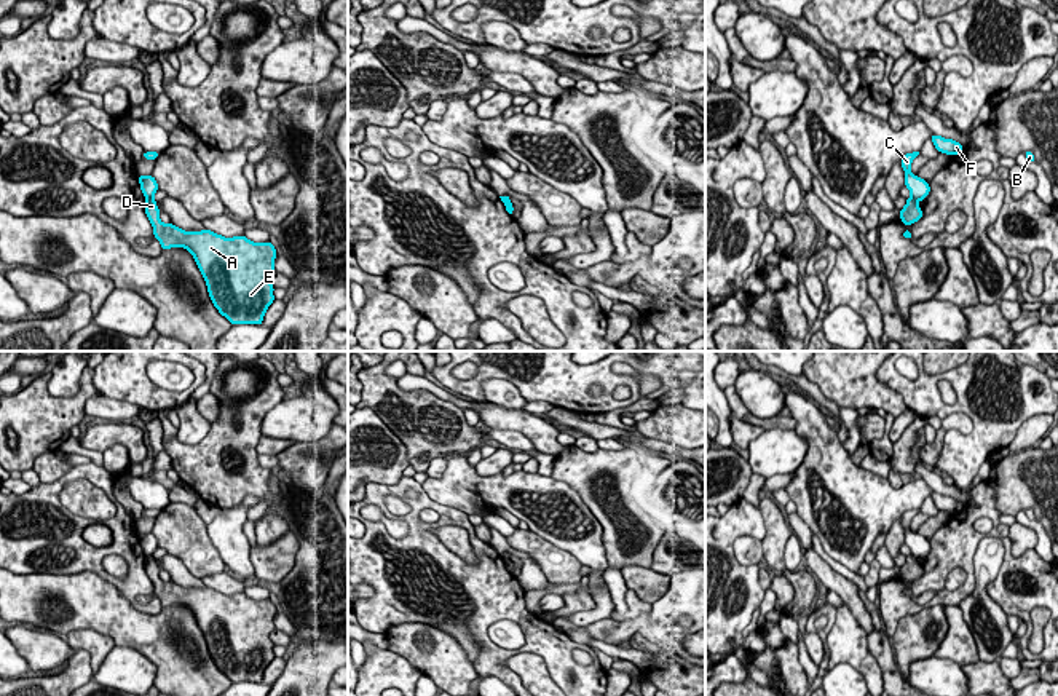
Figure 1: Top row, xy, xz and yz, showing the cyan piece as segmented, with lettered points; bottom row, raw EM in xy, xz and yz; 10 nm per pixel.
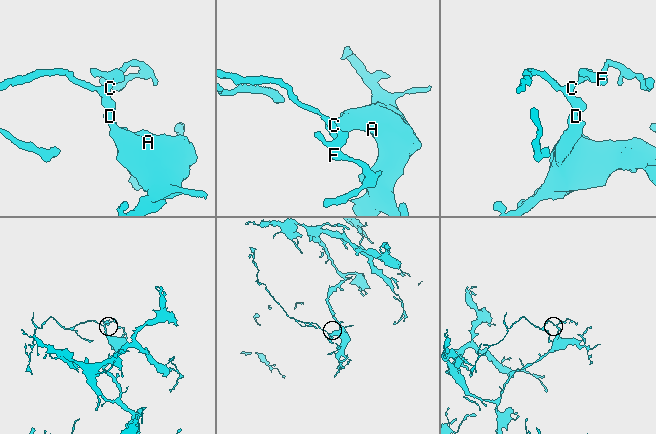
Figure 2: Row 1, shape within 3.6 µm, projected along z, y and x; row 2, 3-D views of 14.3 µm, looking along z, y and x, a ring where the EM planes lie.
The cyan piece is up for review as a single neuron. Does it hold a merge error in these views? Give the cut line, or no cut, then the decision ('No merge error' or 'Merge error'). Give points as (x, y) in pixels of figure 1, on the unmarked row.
Split along xy (152, 554), (146, 557). Merge error

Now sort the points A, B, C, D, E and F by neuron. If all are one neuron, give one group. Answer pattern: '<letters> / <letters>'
A D E / B C F

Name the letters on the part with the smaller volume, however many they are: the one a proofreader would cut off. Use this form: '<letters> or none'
B, C, F

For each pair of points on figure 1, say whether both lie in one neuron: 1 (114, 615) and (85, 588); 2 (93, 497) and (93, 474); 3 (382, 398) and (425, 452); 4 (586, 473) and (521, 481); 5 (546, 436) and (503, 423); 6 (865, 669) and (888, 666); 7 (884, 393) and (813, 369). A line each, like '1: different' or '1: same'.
1: same
2: different
3: same
4: different
5: same
6: different
7: same

